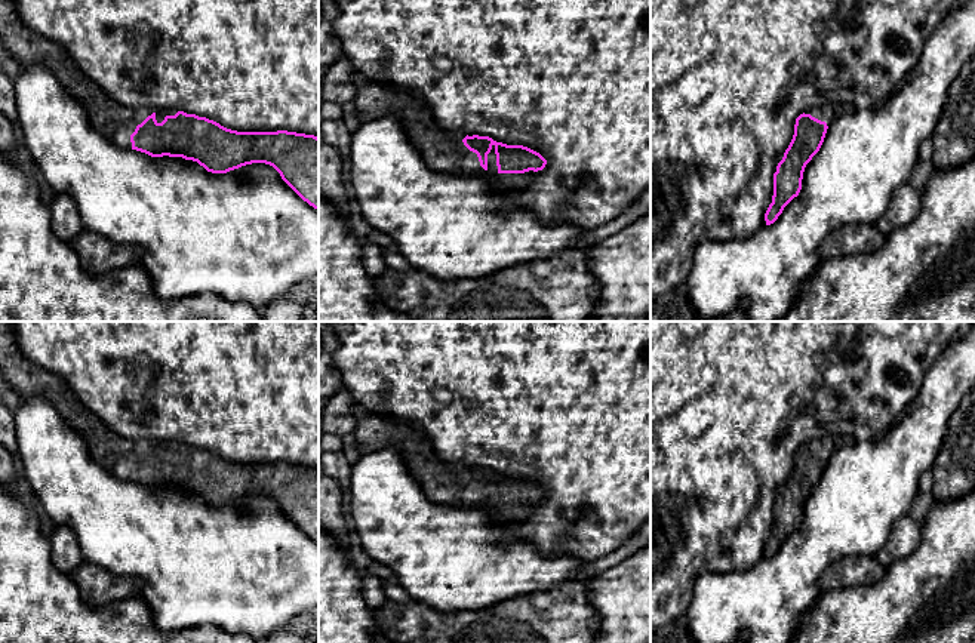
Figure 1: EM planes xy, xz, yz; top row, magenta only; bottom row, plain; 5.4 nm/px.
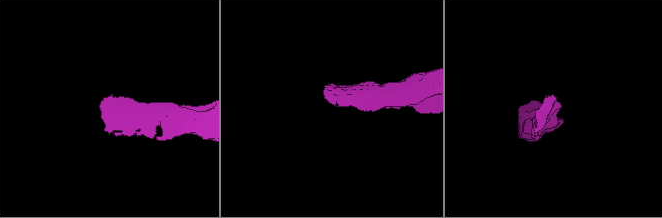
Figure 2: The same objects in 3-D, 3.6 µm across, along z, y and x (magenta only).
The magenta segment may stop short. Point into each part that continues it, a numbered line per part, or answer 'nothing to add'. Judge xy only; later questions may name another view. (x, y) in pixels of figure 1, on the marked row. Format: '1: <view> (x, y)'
1: xy (116, 122)

